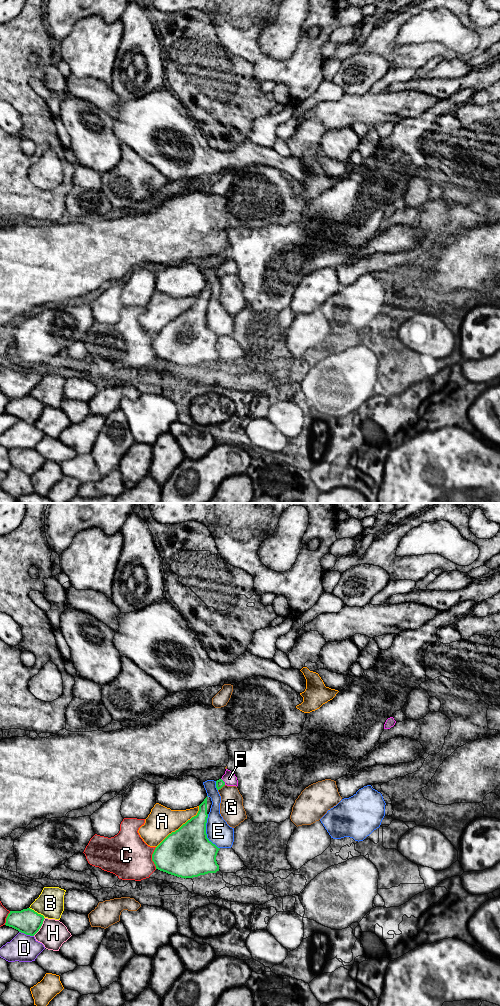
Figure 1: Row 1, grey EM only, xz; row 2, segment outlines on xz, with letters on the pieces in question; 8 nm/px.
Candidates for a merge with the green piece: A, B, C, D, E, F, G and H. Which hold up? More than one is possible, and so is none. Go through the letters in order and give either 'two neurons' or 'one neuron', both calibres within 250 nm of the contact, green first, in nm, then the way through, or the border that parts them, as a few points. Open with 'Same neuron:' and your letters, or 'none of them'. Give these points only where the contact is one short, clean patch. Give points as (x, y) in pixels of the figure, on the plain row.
Same neuron: F
A: two neurons | 400/240 nm
B: two neurons | 200/220 nm
C: two neurons | 380/360 nm
D: two neurons | 200/220 nm
E: two neurons | 400/190 nm
F: one neuron | 70/100 nm | across xz (220, 271), (223, 269), (229, 266)
G: two neurons | 70/190 nm
H: two neurons | 200/220 nm

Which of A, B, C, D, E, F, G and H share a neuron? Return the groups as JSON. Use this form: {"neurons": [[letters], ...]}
{"neurons": [["A"], ["B"], ["C"], ["D"], ["E"], ["F"], ["G"], ["H"]]}

